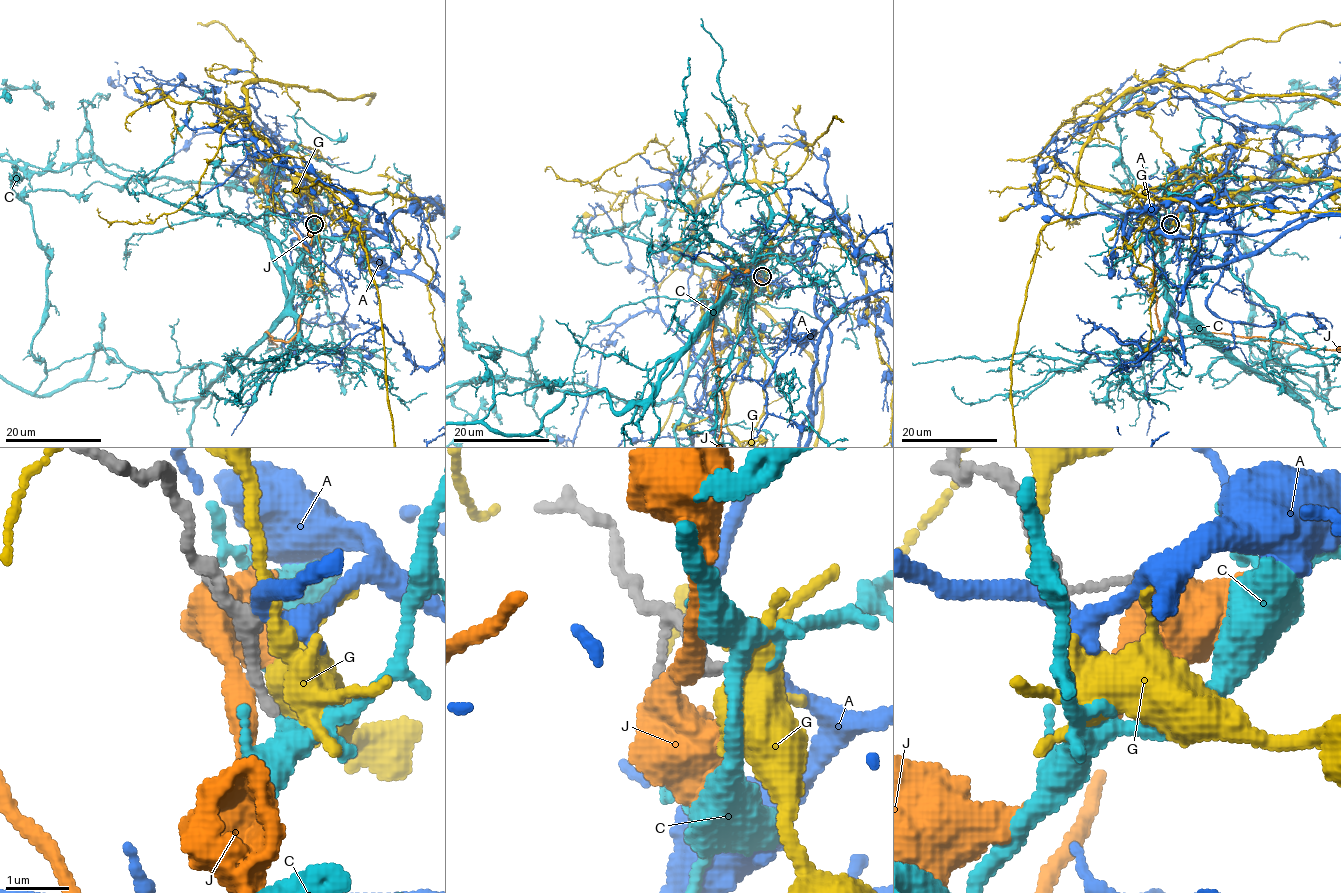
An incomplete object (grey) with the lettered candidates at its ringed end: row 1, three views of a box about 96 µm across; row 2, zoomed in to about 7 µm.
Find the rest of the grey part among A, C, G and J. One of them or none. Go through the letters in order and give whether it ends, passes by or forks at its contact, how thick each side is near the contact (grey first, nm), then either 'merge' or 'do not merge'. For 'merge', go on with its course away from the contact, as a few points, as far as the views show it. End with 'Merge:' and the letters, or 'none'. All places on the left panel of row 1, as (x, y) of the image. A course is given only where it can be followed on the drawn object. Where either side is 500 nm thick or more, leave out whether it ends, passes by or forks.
A: it passes by; calibres 190 and 280 nm; do not merge
C: it forks; calibres 200 and 280 nm; merge
G: it passes by; calibres 180 and 280 nm; do not merge
J: it passes by; calibres 240 and 360 nm; do not merge
Merge: C

